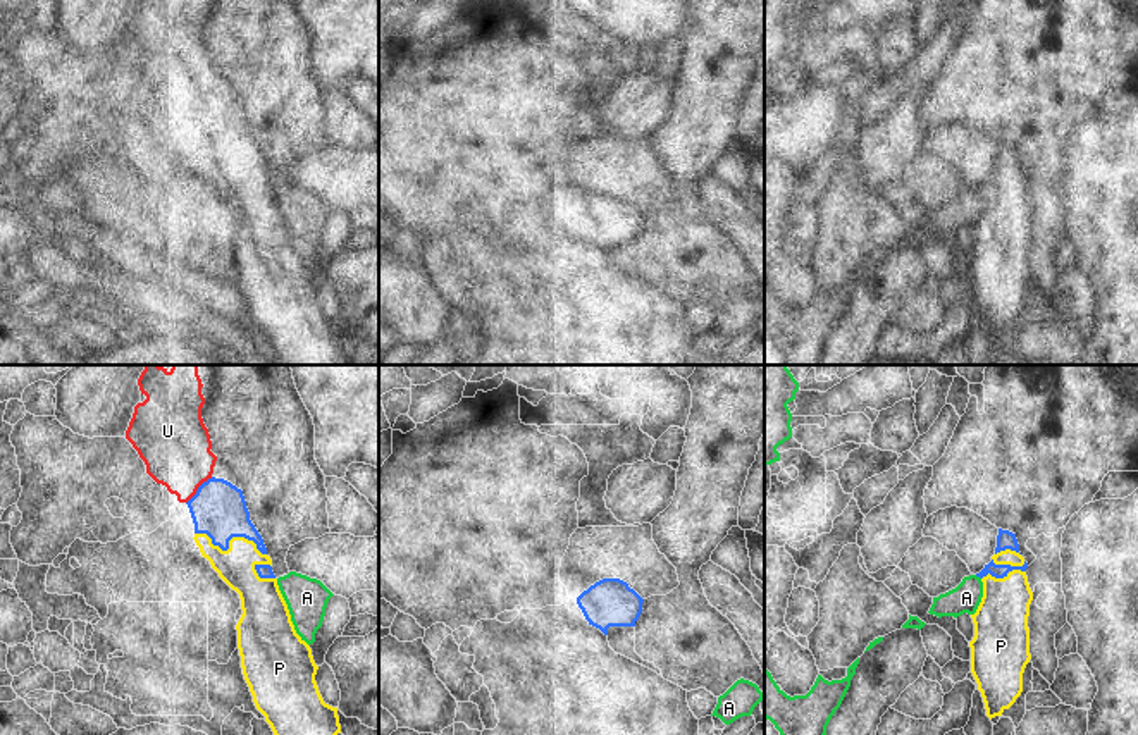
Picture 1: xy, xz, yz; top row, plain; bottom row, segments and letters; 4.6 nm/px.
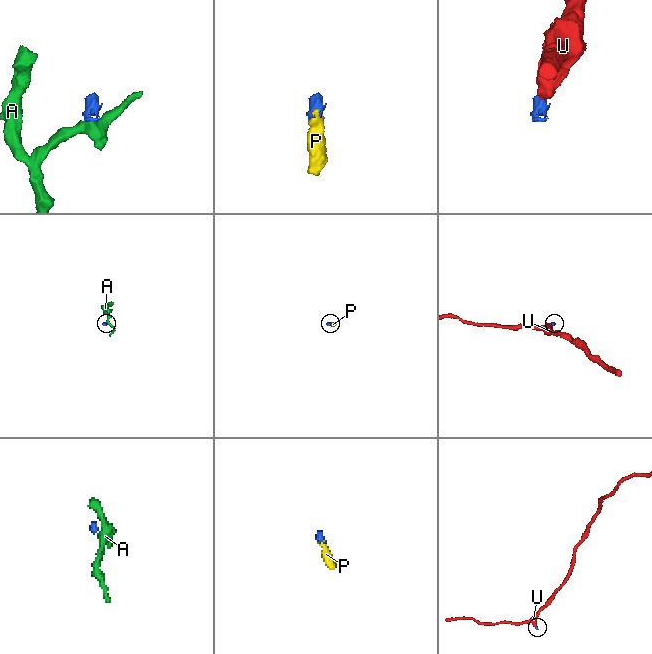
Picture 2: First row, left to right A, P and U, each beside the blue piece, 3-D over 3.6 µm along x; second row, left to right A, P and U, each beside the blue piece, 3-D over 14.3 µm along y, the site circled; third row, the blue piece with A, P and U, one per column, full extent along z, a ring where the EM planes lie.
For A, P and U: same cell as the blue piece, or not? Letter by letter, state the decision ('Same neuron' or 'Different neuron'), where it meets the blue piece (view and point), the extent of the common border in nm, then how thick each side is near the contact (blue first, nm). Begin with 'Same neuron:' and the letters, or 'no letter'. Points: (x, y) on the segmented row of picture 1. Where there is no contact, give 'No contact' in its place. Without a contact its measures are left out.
Same neuron: P, U
A: Different neuron. Touches blue at yz (978, 575). Shared border 40 nm. Thickness 60 nm (blue) against 140 nm
P: Same neuron. Touches blue at xy (228, 543). Shared border 360 nm. Thickness 260 nm (blue) against 180 nm
U: Same neuron. Touches blue at xy (198, 489). Shared border 180 nm. Thickness 260 nm (blue) against 320 nm.

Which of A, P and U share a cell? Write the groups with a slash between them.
A / P U

